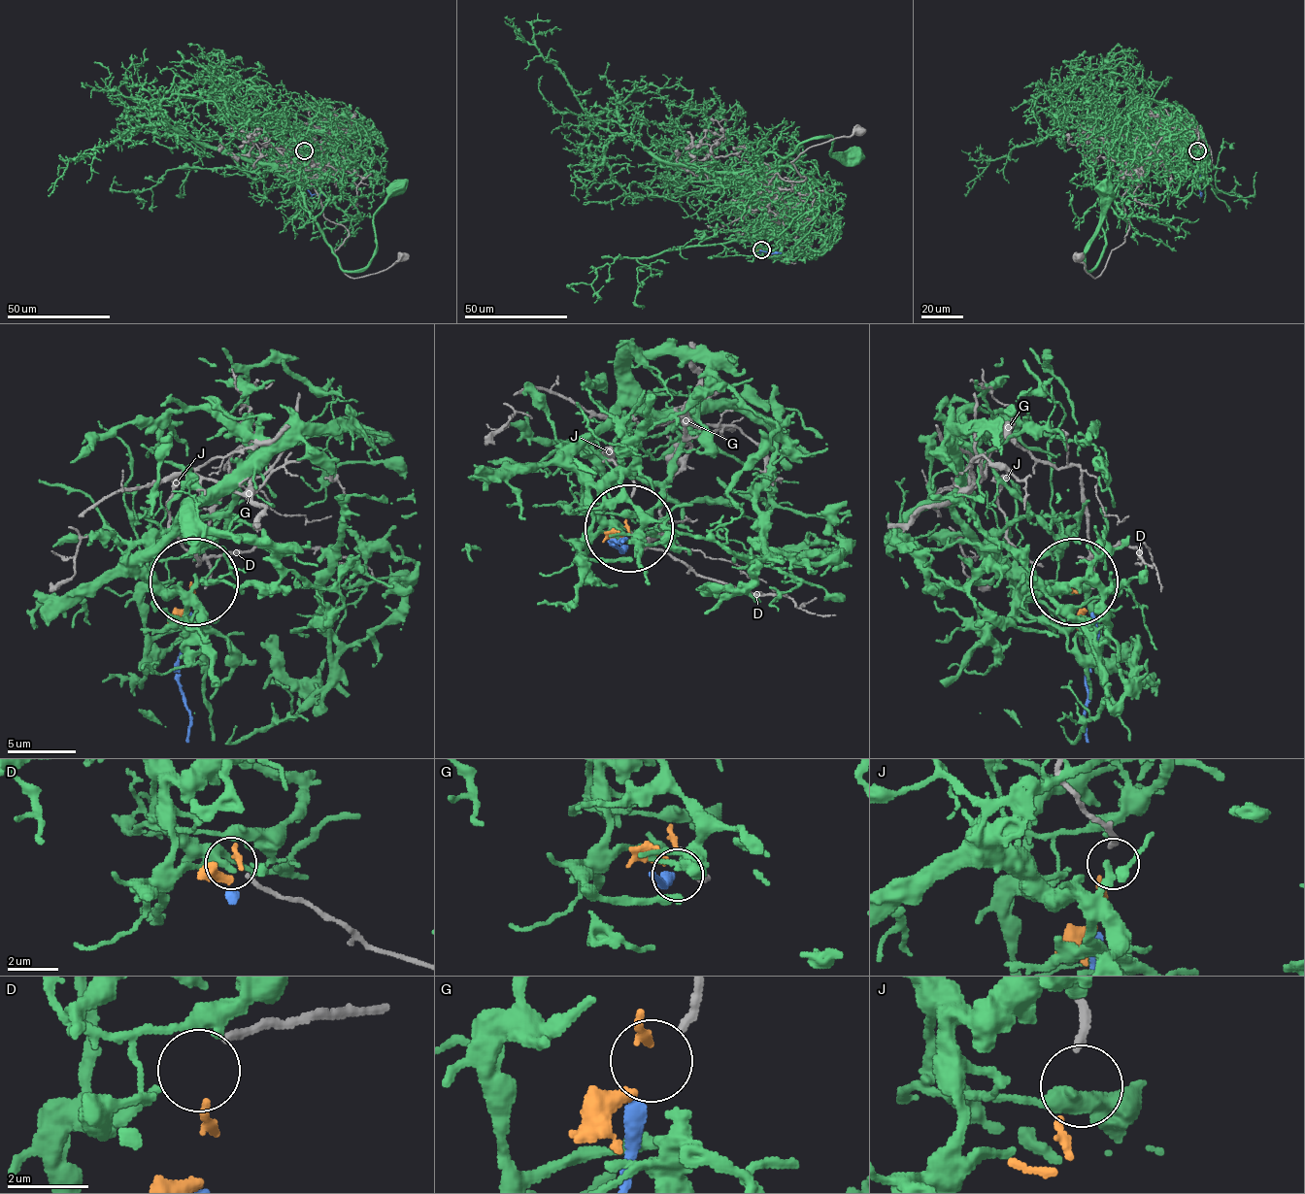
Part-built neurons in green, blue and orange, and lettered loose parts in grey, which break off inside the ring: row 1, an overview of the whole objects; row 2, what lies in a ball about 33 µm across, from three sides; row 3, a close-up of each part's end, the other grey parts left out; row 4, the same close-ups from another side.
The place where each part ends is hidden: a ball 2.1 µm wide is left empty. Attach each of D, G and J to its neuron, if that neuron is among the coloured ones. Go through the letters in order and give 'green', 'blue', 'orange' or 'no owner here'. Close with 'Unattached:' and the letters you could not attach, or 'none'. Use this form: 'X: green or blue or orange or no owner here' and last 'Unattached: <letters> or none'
D: no owner here
G: blue
J: orange
Unattached: D

